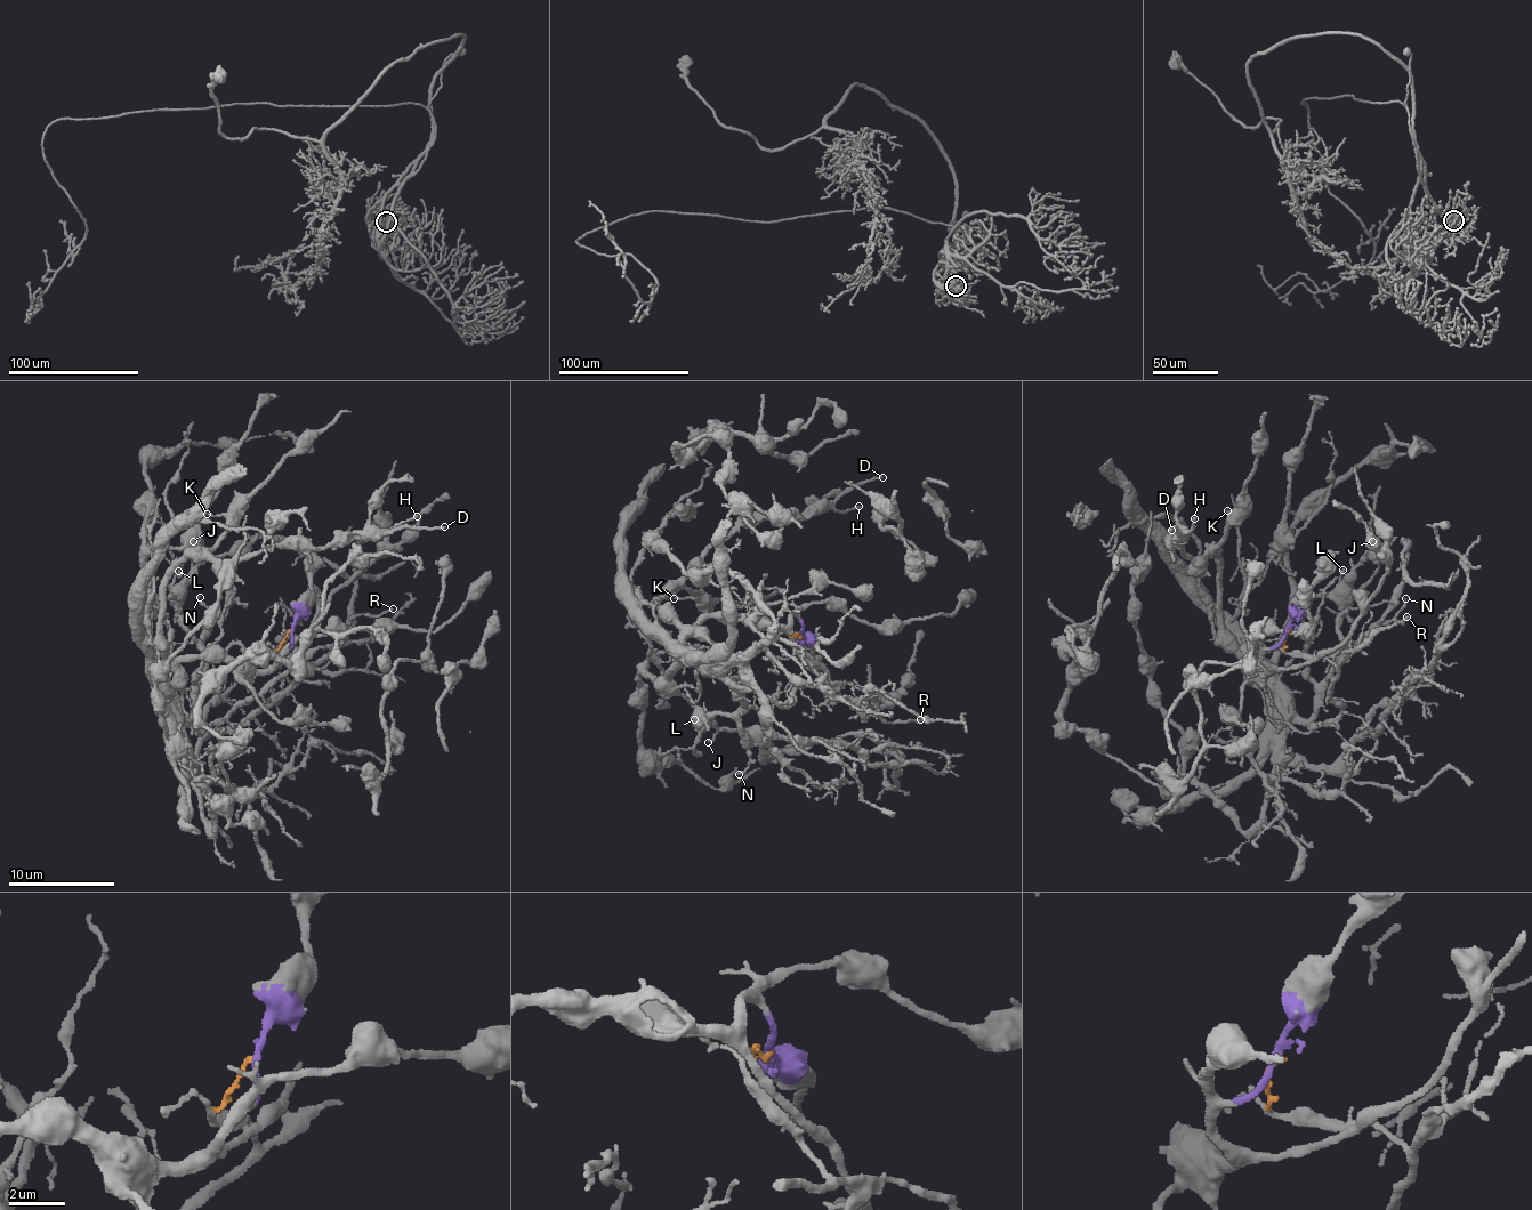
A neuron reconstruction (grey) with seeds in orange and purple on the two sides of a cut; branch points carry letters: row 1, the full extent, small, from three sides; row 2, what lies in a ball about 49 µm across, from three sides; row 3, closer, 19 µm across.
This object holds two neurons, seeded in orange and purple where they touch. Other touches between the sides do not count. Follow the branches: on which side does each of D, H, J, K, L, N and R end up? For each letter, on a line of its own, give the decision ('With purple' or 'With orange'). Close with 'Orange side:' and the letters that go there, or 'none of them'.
D: With purple
H: With purple
J: With purple
K: With purple
L: With purple
N: With orange
R: With orange
Orange side: N, R

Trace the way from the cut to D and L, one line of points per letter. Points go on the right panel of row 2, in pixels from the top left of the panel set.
D: (1288, 629), (1266, 670), (1236, 654), (1223, 566), (1174, 548), (1187, 533), (1172, 530)
L: (1288, 629), (1265, 652), (1266, 670), (1238, 655), (1273, 656), (1285, 619), (1309, 598), (1331, 590), (1344, 570)

